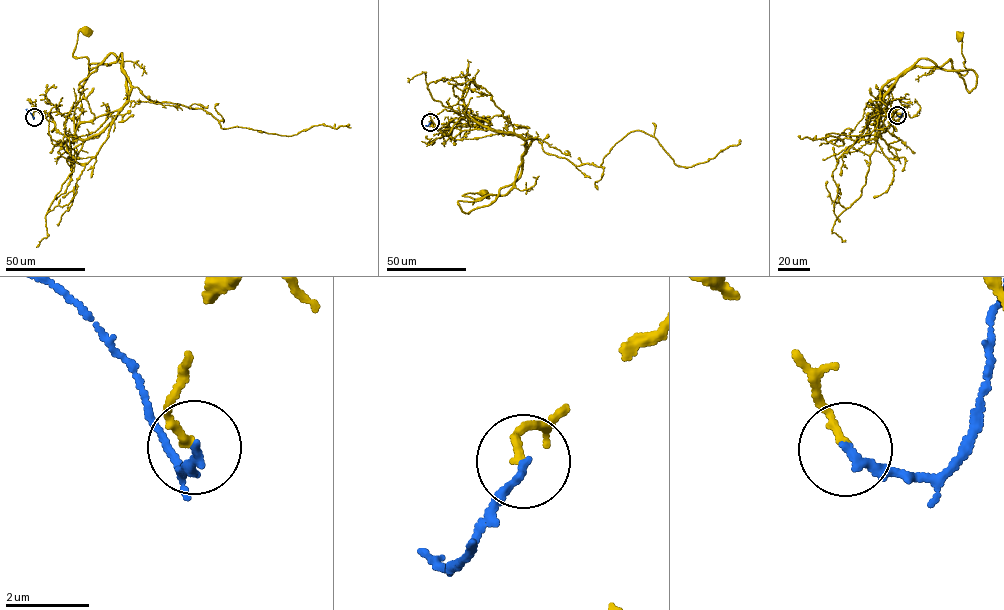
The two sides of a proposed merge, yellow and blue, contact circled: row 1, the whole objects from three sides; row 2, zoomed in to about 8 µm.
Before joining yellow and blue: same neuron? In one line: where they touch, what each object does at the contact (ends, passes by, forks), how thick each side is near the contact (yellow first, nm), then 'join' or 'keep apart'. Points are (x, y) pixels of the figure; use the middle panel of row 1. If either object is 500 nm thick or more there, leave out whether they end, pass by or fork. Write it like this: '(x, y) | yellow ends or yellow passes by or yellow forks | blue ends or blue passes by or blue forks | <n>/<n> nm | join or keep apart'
(430, 122) | yellow ends | blue ends | 190/200 nm | join

